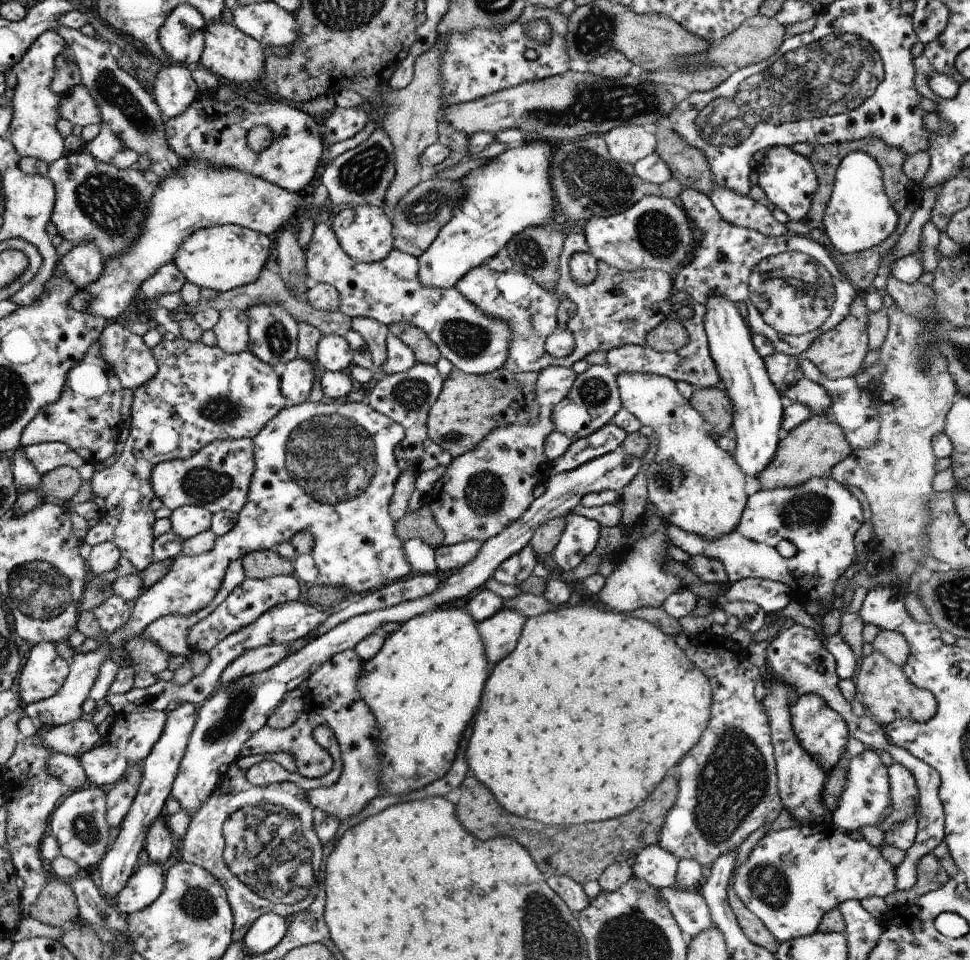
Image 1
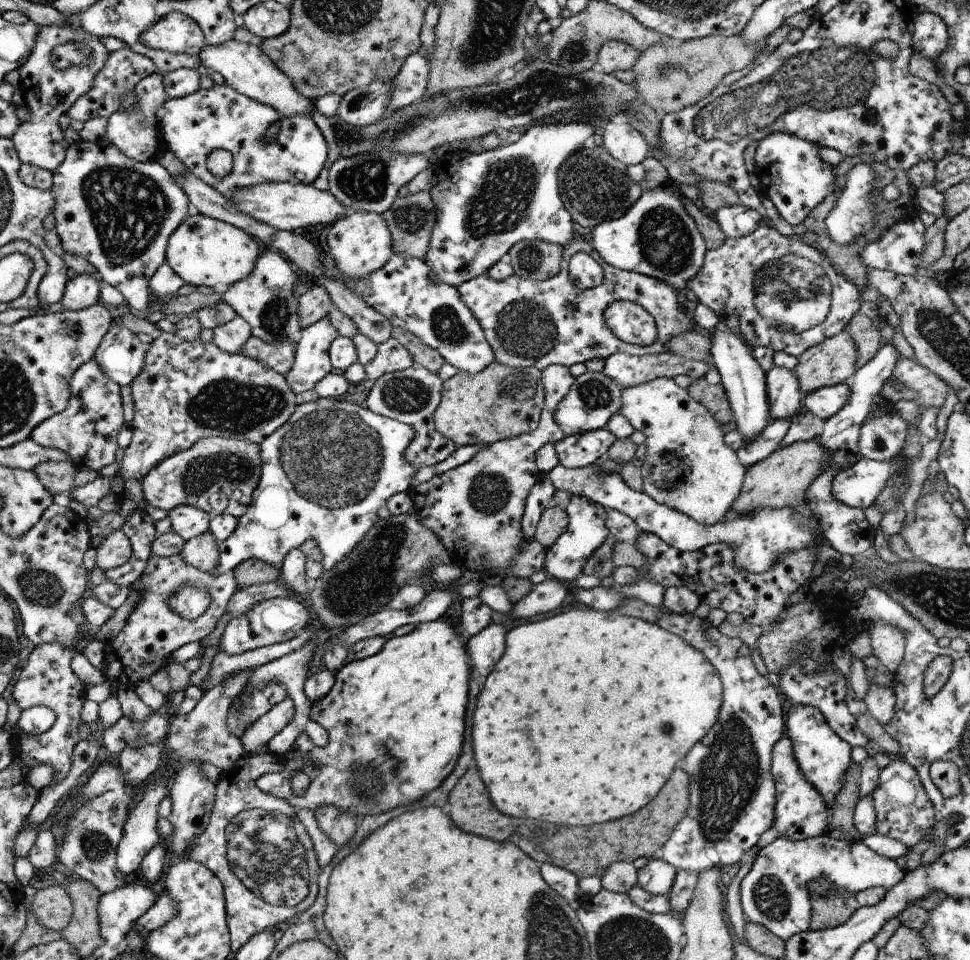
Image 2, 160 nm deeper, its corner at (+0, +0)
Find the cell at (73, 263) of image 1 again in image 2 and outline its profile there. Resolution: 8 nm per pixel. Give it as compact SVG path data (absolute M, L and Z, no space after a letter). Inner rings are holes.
M93 272L92 275L89 273L77 274L76 278L67 282L66 292L61 301L63 310L74 310L76 312L76 310L82 310L83 308L97 304L100 302L101 285L100 276L96 272Z

